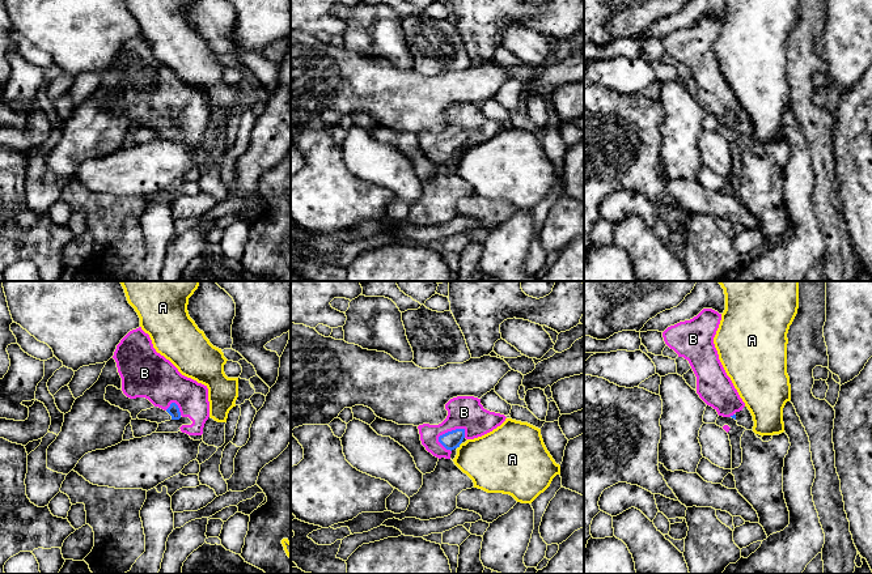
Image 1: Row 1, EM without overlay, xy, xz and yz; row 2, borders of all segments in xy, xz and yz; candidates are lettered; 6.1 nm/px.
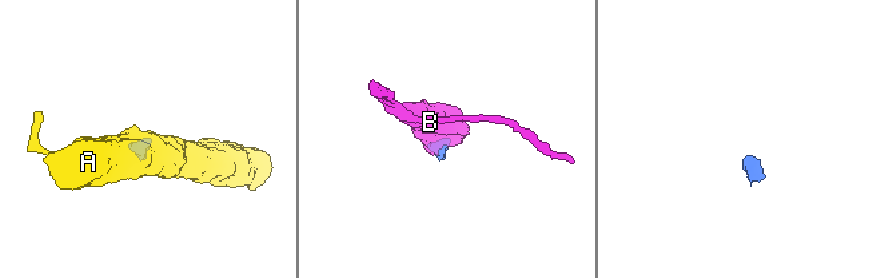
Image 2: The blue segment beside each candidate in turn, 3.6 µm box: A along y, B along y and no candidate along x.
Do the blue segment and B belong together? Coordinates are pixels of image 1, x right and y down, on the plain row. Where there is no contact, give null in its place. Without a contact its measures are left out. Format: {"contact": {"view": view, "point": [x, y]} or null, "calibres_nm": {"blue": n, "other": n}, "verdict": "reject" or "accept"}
{"contact": {"view": "xz", "point": [449, 139]}, "calibres_nm": {"blue": 110, "other": 200}, "verdict": "accept"}

